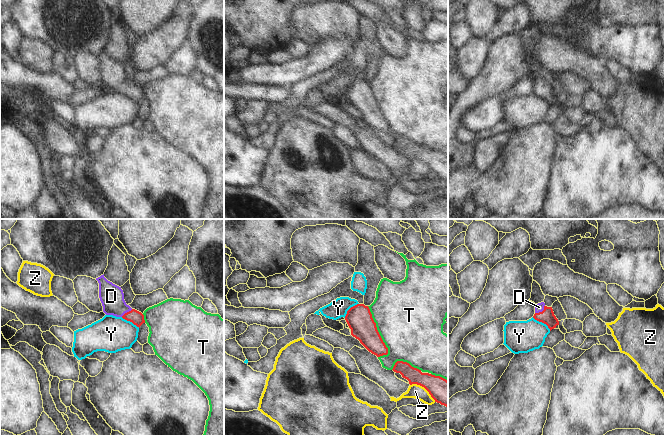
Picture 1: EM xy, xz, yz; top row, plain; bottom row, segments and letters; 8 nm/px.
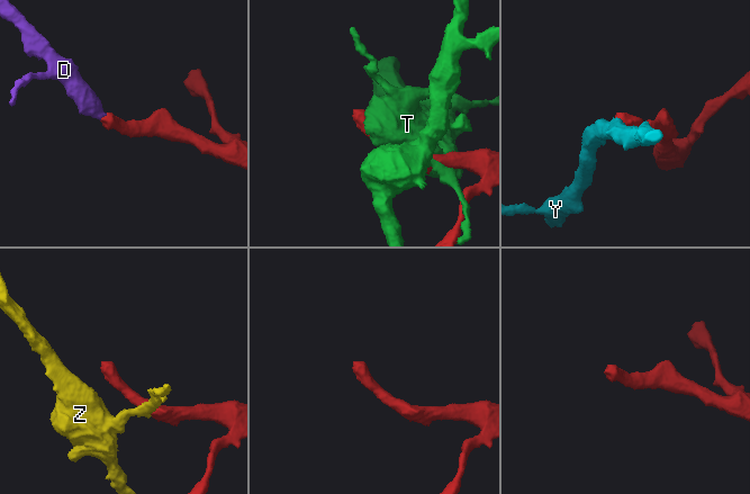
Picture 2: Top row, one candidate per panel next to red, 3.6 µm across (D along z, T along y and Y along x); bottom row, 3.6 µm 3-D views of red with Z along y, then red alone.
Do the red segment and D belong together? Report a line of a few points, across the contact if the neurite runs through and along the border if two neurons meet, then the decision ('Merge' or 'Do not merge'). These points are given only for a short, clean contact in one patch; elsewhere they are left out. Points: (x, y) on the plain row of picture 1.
Line: yz (547, 92), (542, 87), (539, 83). Merge

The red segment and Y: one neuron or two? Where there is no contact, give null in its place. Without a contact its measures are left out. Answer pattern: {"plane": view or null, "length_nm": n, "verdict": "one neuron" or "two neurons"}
{"plane": "yz", "length_nm": 190, "verdict": "two neurons"}

